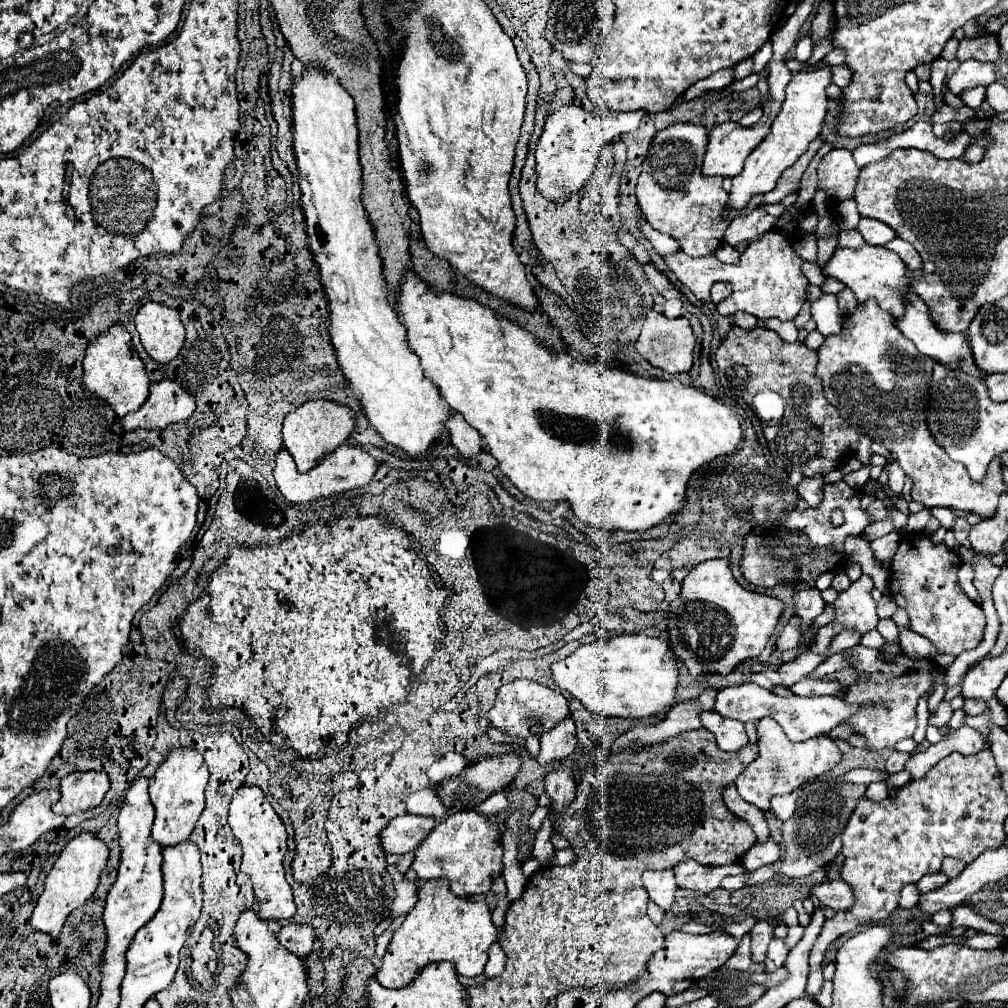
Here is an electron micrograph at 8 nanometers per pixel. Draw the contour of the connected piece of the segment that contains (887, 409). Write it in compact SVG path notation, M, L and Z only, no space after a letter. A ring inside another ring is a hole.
M868 301L864 307L858 307L844 317L838 335L828 335L822 347L818 347L816 377L824 383L826 399L860 435L890 449L906 475L914 481L914 501L924 503L928 509L950 507L990 517L996 511L1000 493L1006 491L1000 475L1000 457L990 463L982 483L976 483L970 481L966 467L954 463L934 437L930 437L930 429L926 427L926 405L932 365L934 359L918 353L914 343L894 325L890 313L882 311L874 301Z

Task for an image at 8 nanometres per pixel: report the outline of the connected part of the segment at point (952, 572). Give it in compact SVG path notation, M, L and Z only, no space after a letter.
M908 533L892 557L890 593L898 607L910 615L910 629L930 639L944 655L960 655L982 641L986 617L984 611L958 585L958 567L962 565L956 551L944 543L934 543L924 533Z

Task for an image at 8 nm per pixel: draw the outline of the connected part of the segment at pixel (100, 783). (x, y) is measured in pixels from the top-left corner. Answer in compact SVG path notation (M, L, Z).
M96 771L70 773L62 779L60 785L62 797L56 801L52 811L60 815L72 815L78 811L94 809L102 803L108 789L110 781L106 773L96 773Z

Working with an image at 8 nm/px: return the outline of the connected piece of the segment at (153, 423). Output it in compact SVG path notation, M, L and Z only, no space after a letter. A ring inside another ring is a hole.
M160 381L150 385L150 395L146 403L122 417L122 427L126 431L132 429L162 429L178 421L186 421L196 411L196 399L186 393L174 381Z

